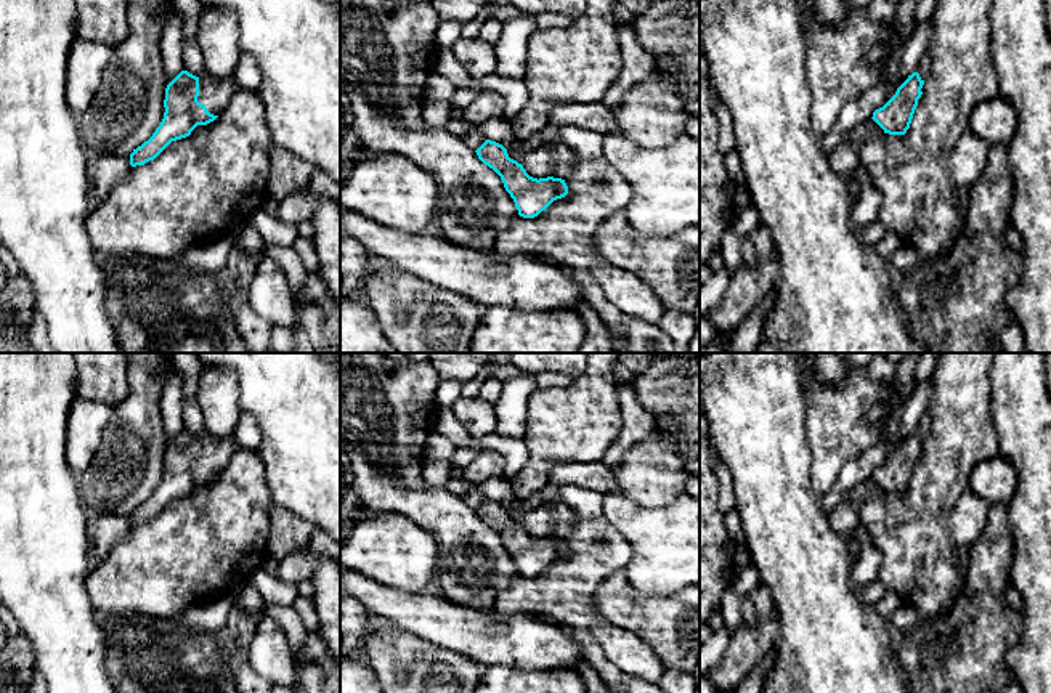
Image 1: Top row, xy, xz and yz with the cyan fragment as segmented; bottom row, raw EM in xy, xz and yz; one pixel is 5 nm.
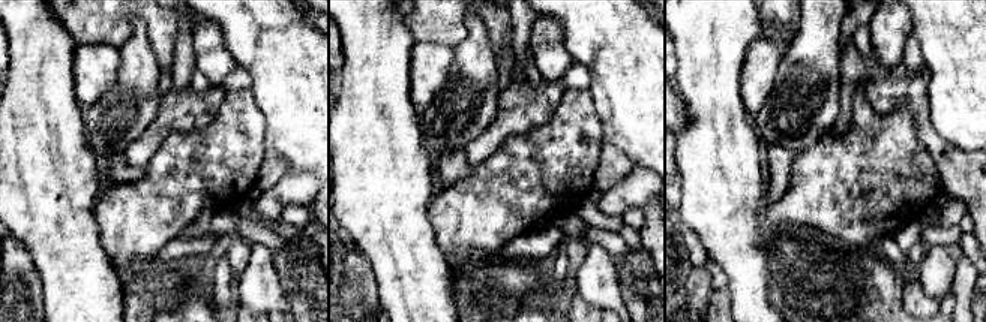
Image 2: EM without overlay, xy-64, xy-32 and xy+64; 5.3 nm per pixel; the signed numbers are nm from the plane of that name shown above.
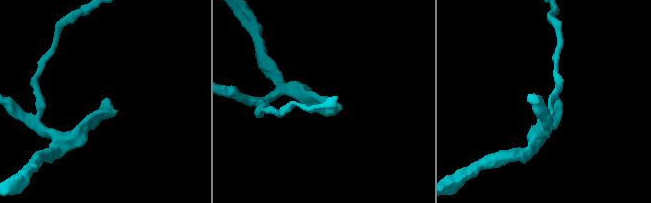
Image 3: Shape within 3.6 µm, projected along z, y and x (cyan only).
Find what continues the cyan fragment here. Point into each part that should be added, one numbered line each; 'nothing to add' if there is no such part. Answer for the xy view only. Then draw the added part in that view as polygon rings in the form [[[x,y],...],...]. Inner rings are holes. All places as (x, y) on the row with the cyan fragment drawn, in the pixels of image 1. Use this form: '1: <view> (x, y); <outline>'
1: xy (215, 93); [[[205,72],[199,79],[197,101],[204,104],[210,114],[220,116],[239,91],[242,90],[237,87],[233,75],[226,79],[217,79]]]

